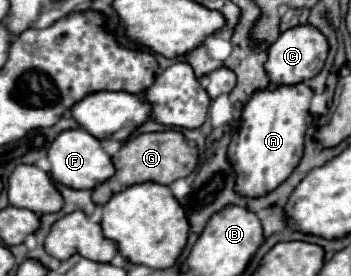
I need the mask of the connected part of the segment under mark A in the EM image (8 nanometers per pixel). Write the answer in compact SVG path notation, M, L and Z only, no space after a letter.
M305 84L269 86L255 92L243 108L243 122L229 144L229 162L237 174L235 190L245 196L265 196L295 170L303 156L305 132L313 122L309 104L313 90Z

